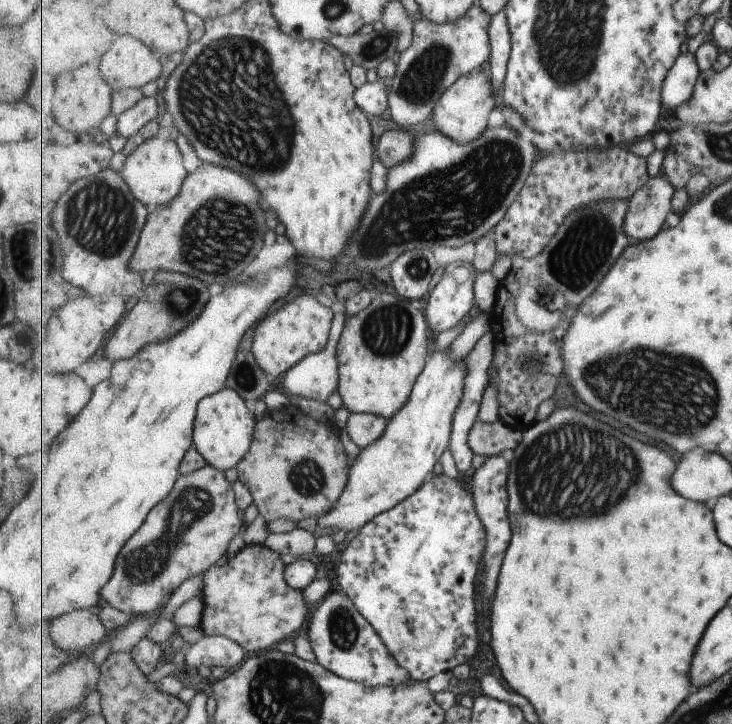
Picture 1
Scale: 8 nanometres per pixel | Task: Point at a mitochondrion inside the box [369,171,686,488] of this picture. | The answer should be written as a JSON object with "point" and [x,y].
{"point":[577,259]}

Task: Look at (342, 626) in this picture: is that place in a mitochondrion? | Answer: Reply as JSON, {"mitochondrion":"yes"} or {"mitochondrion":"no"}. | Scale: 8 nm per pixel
{"mitochondrion":"yes"}

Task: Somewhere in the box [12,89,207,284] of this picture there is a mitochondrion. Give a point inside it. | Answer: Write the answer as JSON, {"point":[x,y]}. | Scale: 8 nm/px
{"point":[93,218]}

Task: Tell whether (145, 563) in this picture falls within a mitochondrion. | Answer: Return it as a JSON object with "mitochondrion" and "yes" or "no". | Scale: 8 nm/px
{"mitochondrion":"yes"}

